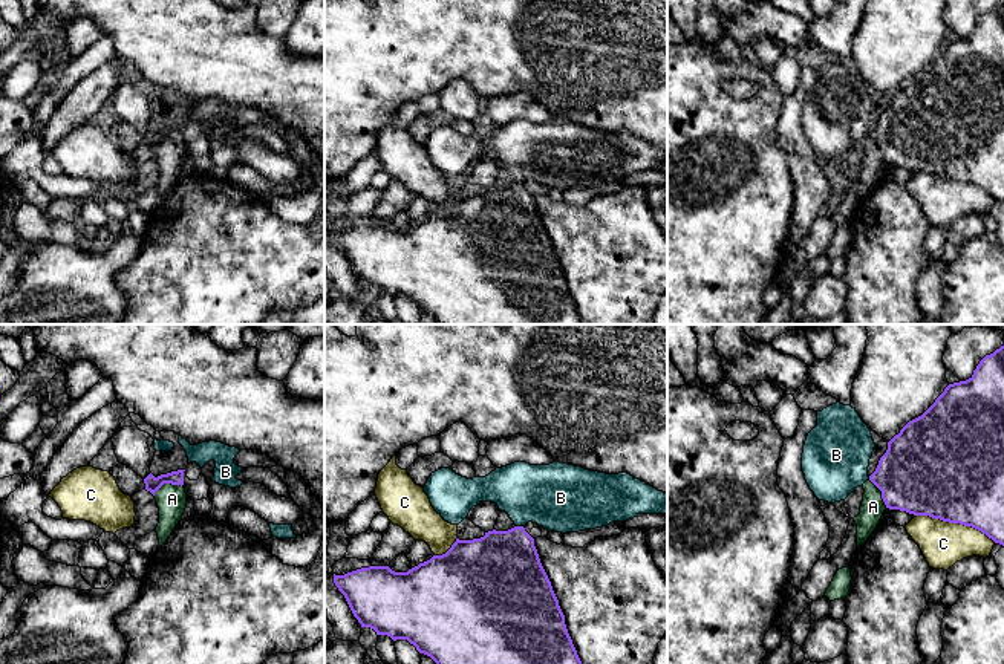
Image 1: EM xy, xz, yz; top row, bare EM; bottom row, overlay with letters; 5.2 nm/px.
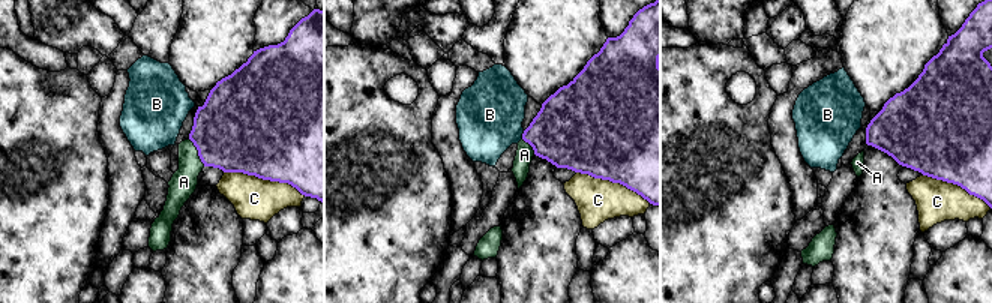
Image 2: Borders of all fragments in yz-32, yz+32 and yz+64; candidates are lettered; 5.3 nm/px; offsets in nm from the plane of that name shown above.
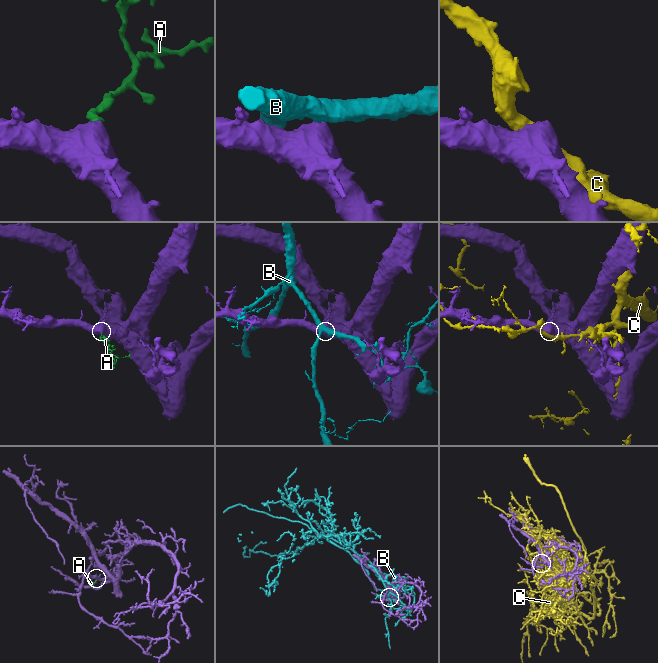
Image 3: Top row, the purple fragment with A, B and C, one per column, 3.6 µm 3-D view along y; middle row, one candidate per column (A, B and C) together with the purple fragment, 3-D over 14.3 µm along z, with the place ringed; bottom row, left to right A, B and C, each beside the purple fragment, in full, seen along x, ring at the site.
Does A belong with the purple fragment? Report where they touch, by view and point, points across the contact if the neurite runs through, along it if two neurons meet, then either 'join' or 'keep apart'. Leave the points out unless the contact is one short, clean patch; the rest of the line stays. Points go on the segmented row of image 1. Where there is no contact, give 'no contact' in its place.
xy (167, 482) | across xy (175, 478), (167, 482), (172, 499) | join

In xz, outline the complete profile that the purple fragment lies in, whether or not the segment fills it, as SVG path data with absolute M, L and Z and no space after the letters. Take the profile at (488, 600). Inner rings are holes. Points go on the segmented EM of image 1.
M523 526L493 529L473 540L456 539L445 554L433 555L407 572L369 566L344 575L334 574L334 583L361 627L370 627L393 641L407 640L436 664L582 664L534 539Z

